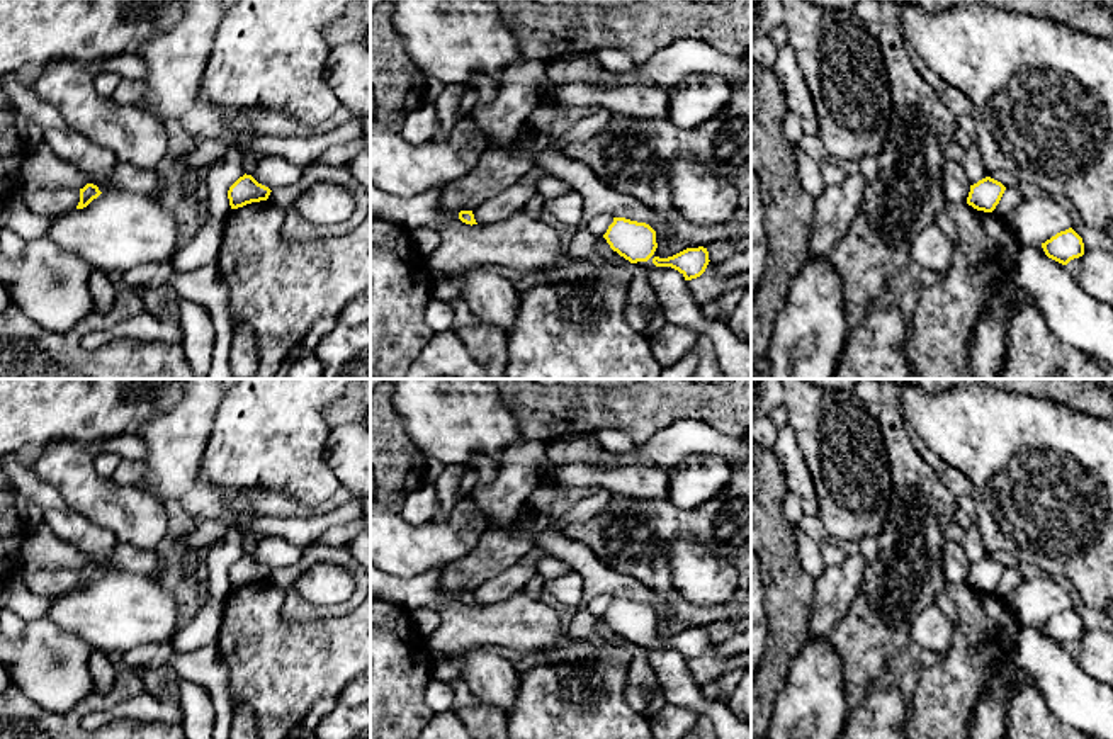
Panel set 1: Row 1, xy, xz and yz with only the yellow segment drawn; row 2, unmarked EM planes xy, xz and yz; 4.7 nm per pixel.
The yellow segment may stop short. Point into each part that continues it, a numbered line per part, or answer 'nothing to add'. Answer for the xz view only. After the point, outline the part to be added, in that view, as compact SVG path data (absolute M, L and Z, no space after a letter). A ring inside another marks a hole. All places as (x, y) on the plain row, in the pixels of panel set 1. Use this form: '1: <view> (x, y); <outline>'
nothing to add

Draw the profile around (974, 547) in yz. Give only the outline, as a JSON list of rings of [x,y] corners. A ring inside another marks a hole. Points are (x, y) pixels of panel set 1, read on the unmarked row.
[[[957,508],[957,511],[953,513],[953,523],[958,523],[967,532],[965,552],[969,564],[974,566],[979,561],[986,559],[987,552],[982,545],[975,520],[969,518],[960,508]]]

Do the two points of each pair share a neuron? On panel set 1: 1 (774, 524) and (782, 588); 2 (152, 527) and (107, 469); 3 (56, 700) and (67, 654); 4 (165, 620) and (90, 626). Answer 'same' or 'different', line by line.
1: same
2: different
3: same
4: same

